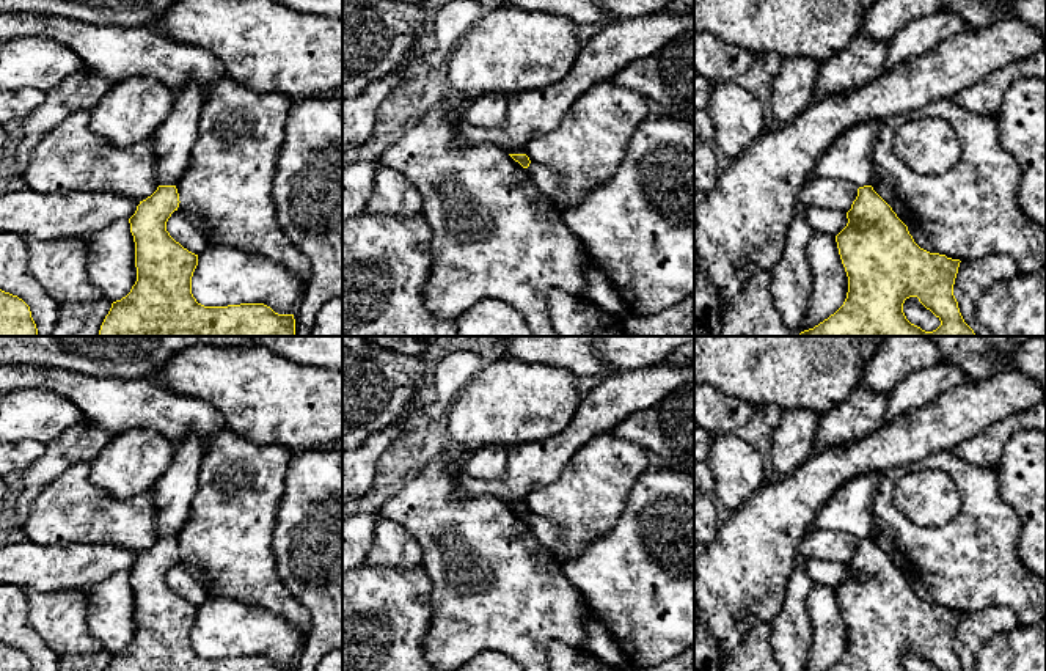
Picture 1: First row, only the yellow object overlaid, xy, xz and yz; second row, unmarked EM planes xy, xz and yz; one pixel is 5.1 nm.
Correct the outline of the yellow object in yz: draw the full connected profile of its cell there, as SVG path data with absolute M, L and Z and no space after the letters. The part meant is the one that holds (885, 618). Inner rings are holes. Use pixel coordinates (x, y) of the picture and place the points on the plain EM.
M872 537L858 541L847 570L836 594L848 629L848 644L843 657L828 671L906 671L903 655L909 649L917 649L939 671L963 671L953 647L960 611L920 600Z

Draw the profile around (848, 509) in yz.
M865 473L845 482L820 509L812 526L845 531L858 539L870 537L872 504L881 479L876 473Z

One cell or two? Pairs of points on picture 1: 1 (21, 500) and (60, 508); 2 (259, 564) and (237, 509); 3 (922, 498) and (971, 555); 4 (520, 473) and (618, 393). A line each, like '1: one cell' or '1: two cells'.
1: two cells
2: one cell
3: two cells
4: one cell

